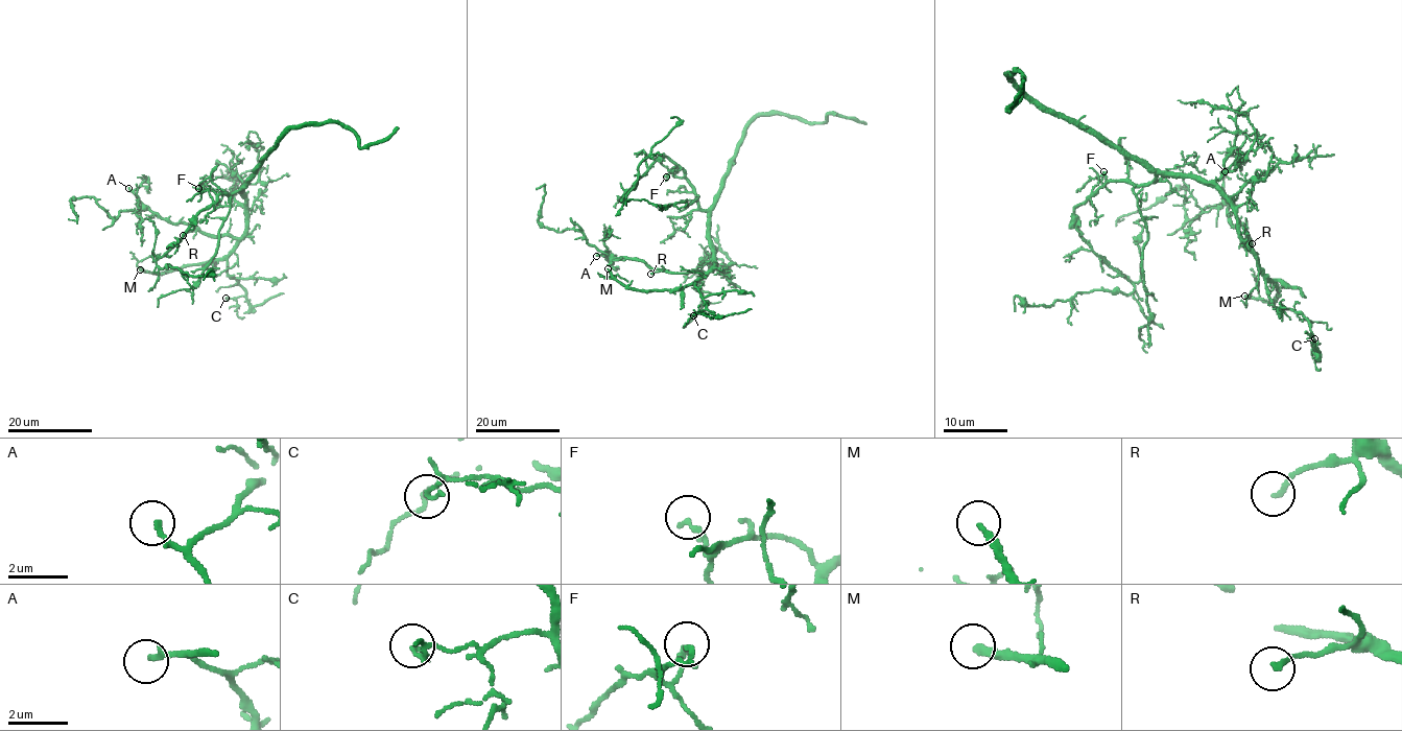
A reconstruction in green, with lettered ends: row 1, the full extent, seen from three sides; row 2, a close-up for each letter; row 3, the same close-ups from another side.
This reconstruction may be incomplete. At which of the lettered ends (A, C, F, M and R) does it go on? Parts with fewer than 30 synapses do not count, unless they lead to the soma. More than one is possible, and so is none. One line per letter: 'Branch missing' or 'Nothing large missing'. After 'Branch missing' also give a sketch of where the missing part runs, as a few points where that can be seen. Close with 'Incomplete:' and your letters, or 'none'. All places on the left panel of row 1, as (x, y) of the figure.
A: Nothing large missing
C: Nothing large missing
F: Nothing large missing
M: Branch missing. Course of what is missing: (140, 269), (99, 282), (75, 302), (67, 335), (54, 350), (54, 377), (84, 397), (109, 421), (105, 424)
R: Nothing large missing
Incomplete: M

